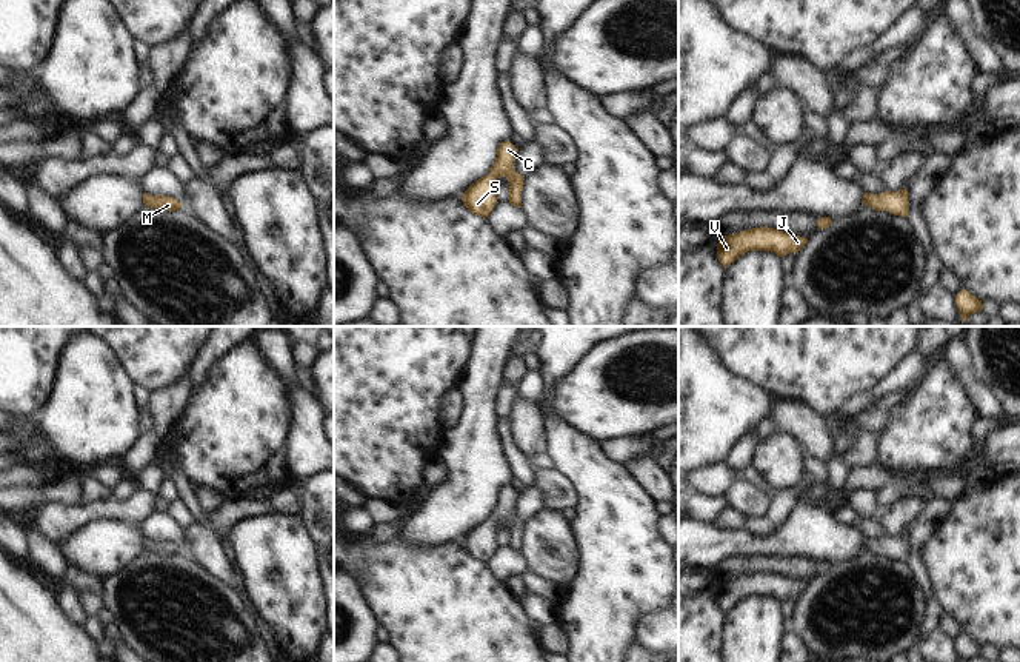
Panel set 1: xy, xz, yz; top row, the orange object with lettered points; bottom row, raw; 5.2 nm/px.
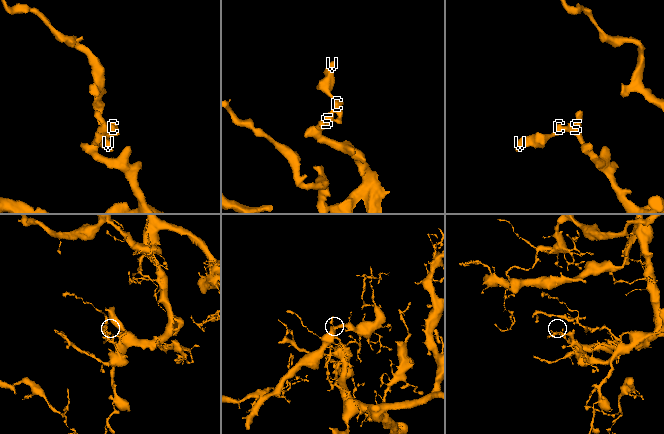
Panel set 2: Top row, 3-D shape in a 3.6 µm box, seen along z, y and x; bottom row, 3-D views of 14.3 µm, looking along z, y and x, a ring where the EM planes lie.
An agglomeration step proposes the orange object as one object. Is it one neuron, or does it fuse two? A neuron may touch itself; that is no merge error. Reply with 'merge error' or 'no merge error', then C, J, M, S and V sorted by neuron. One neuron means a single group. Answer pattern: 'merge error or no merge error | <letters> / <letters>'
no merge error | C J M S V

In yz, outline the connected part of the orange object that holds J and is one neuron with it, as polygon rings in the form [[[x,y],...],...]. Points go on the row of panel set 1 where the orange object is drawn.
[[[760,226],[729,236],[720,236],[717,257],[725,269],[748,251],[771,251],[778,257],[798,251],[808,243],[806,237]]]

